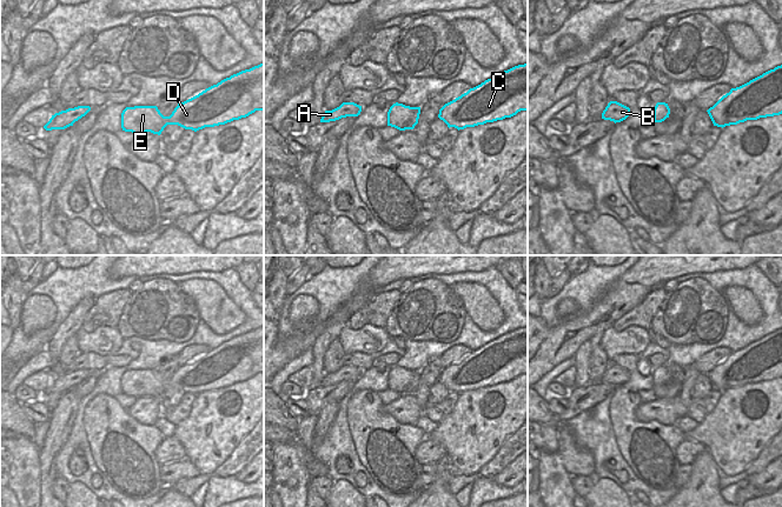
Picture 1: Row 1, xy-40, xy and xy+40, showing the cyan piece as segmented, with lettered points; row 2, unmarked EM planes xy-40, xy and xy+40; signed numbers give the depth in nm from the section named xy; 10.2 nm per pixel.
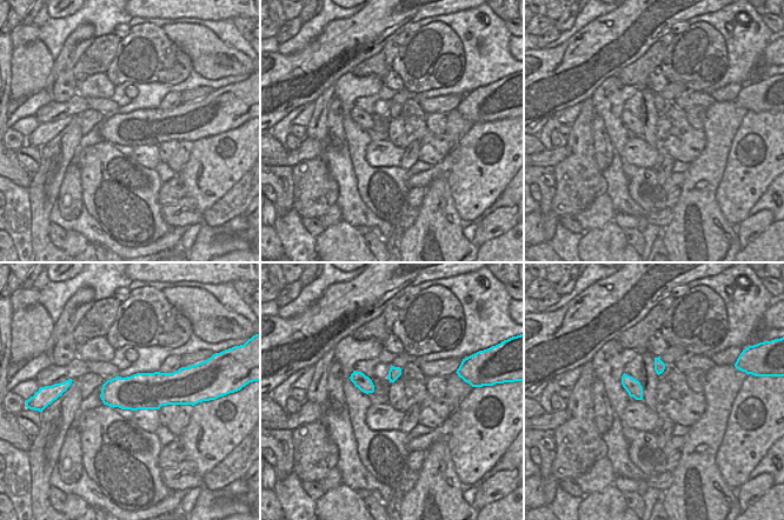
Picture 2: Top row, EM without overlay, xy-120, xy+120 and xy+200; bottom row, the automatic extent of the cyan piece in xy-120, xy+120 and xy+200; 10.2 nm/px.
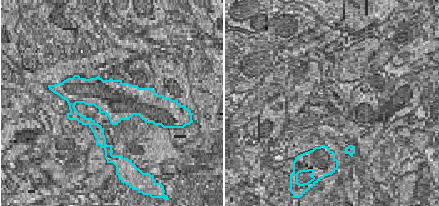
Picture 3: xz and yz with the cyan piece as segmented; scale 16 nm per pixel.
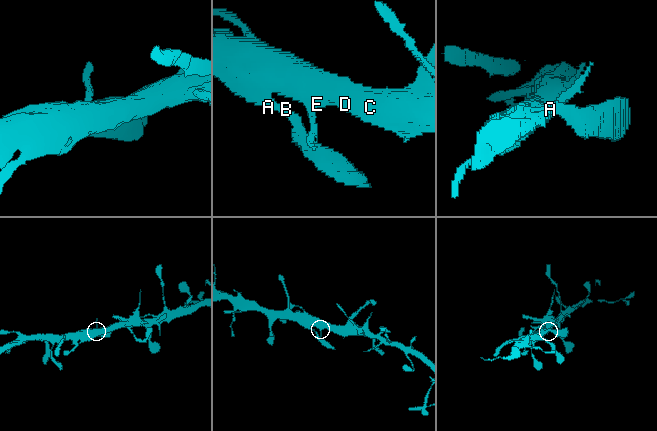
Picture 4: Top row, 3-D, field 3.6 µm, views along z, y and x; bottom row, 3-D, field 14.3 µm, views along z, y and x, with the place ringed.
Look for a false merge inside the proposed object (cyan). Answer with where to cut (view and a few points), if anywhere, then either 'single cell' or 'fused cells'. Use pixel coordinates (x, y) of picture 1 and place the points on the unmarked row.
no cut; single cell

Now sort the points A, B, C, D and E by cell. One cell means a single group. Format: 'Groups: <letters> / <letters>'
Groups: A B C D E

